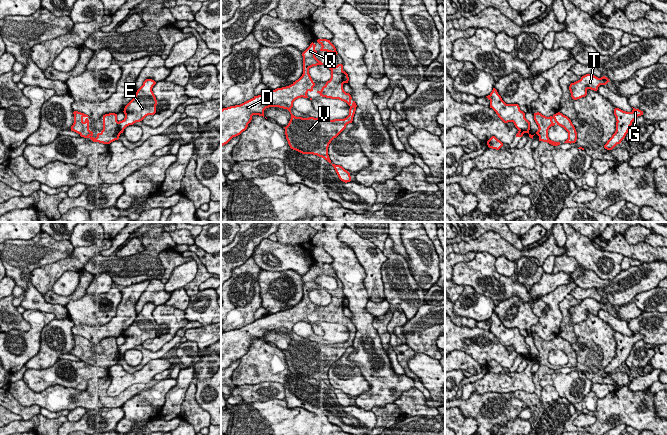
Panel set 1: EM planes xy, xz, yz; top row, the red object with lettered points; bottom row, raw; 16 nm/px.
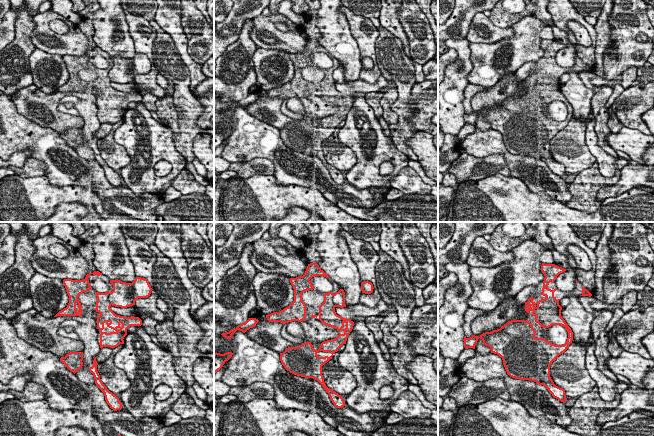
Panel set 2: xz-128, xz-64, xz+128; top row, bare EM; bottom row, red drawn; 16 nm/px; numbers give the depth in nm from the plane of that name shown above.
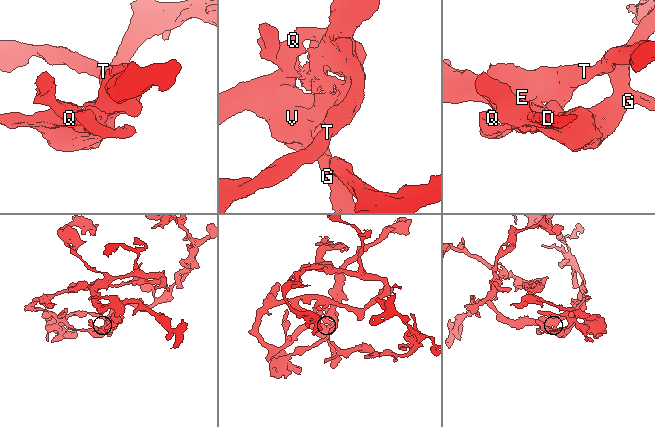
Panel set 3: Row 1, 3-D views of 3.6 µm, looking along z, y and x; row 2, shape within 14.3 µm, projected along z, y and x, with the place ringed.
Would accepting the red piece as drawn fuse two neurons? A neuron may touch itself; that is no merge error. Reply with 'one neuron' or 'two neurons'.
two neurons

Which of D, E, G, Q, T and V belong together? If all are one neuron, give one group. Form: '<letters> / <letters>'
D G Q V / E T

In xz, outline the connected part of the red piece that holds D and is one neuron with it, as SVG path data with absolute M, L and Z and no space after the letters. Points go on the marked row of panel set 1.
M312 42L302 53L303 74L291 85L277 88L267 93L254 96L252 99L235 106L221 110L221 146L227 144L233 137L240 135L248 127L253 115L264 116L264 110L269 107L287 109L291 119L285 128L285 135L291 149L302 154L313 154L324 158L329 163L328 147L345 128L352 123L356 111L355 101L343 89L343 65L328 67L331 78L317 93L322 97L339 99L349 106L349 115L344 119L322 120L320 118L296 117L291 113L293 102L298 98L308 98L307 93L313 91L313 82L309 69L313 66L323 65L315 54L316 45Z

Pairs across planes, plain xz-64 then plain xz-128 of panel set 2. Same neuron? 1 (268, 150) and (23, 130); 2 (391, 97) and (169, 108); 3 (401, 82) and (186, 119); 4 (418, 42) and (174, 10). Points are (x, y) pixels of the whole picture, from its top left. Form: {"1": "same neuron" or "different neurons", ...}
{"1": "same neuron", "2": "same neuron", "3": "same neuron", "4": "different neurons"}

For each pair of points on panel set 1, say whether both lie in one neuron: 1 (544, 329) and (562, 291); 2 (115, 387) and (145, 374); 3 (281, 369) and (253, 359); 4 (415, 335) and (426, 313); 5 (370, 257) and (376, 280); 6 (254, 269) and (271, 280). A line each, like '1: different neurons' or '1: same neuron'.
1: same neuron
2: same neuron
3: same neuron
4: same neuron
5: same neuron
6: different neurons

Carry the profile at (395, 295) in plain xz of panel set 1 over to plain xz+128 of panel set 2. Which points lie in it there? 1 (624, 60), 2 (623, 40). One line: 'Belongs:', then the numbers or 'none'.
Belongs: none

